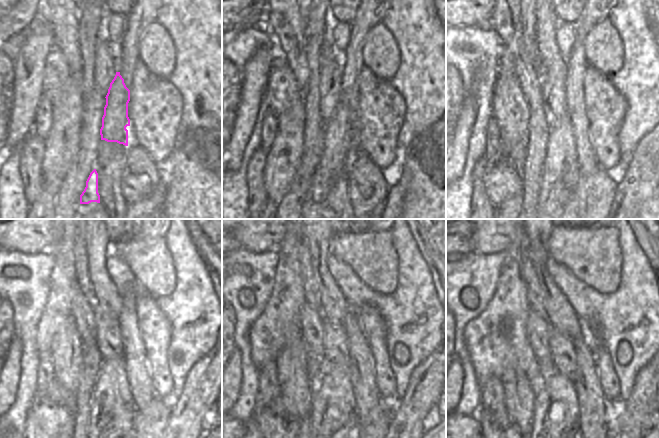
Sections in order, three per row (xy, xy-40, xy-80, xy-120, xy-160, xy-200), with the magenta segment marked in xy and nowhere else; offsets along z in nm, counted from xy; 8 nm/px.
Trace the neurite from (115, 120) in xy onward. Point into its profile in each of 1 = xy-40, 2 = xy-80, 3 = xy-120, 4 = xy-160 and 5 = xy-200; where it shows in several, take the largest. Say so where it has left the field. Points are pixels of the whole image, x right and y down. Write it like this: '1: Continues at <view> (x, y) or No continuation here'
1: Continues at xy-40 (337, 132)
2: Continues at xy-80 (560, 173)
3: Continues at xy-120 (112, 409)
4: Continues at xy-160 (332, 409)
5: Continues at xy-200 (555, 406).

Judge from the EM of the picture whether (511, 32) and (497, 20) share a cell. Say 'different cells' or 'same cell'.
same cell

